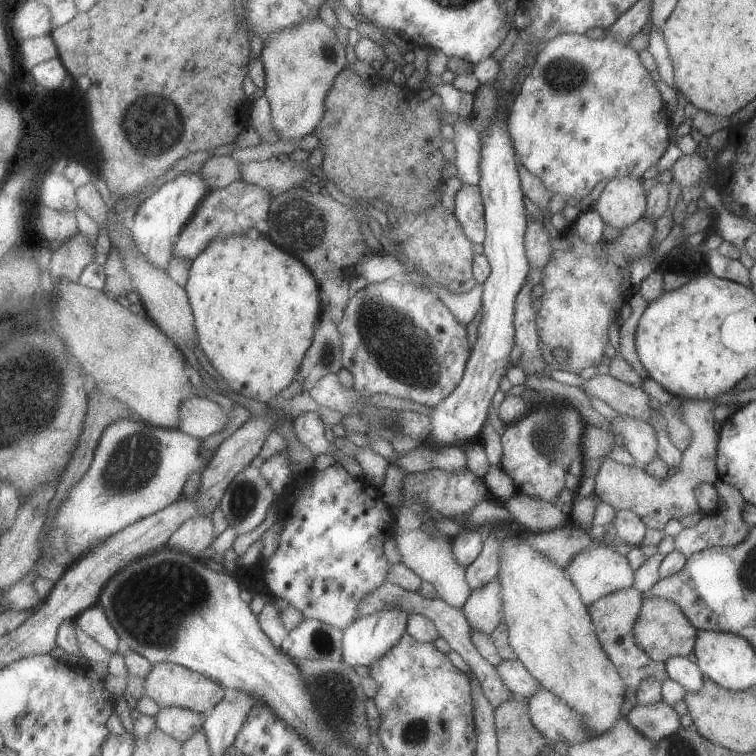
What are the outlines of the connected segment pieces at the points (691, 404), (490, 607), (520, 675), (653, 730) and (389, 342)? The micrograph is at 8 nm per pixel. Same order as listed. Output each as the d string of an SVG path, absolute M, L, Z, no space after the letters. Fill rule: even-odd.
M685 399L680 404L681 422L691 430L691 440L687 448L681 453L679 468L671 476L655 478L647 474L643 468L633 465L622 465L613 459L599 460L599 468L595 475L594 494L601 502L612 506L616 511L631 511L635 513L646 528L663 530L667 520L678 520L686 514L699 511L695 500L695 486L699 484L713 485L718 480L715 468L717 456L718 432L713 430L715 418L713 408L717 406L711 399L697 401Z
M499 576L493 578L489 584L473 590L469 600L463 608L470 628L493 634L502 622L503 600L499 594Z
M517 658L510 660L501 660L497 666L501 682L511 690L518 698L527 699L533 696L539 690L539 682L529 674L527 668Z
M663 700L651 704L637 704L625 717L649 742L657 742L661 738L671 736L681 728L679 716Z
M403 277L373 283L371 287L351 294L339 322L339 332L343 336L344 368L352 373L355 390L365 395L388 394L435 407L449 398L463 382L472 356L466 325L459 323L431 288L421 286L413 280L409 282L409 279Z

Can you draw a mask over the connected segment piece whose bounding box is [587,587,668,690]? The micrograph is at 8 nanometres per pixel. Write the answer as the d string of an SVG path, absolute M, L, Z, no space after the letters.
M631 587L623 590L615 590L615 592L611 594L603 595L599 600L596 600L591 606L587 607L597 640L599 640L599 644L601 644L603 652L607 654L609 662L615 666L615 670L617 670L617 674L619 674L619 678L621 678L620 681L623 682L623 688L625 688L625 690L637 690L639 684L645 682L645 680L649 680L649 678L657 680L659 684L661 684L665 678L668 678L664 663L651 660L651 658L635 644L635 640L633 640L631 630L642 604L642 594Z

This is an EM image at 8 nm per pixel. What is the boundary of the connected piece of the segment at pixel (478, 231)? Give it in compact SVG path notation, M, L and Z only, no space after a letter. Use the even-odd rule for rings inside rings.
M463 184L455 198L455 214L467 237L484 245L487 237L486 207L480 186Z

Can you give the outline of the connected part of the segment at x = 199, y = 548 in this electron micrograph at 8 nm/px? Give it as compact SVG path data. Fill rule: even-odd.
M198 516L180 526L168 542L168 547L196 557L215 540L215 526L211 517Z

